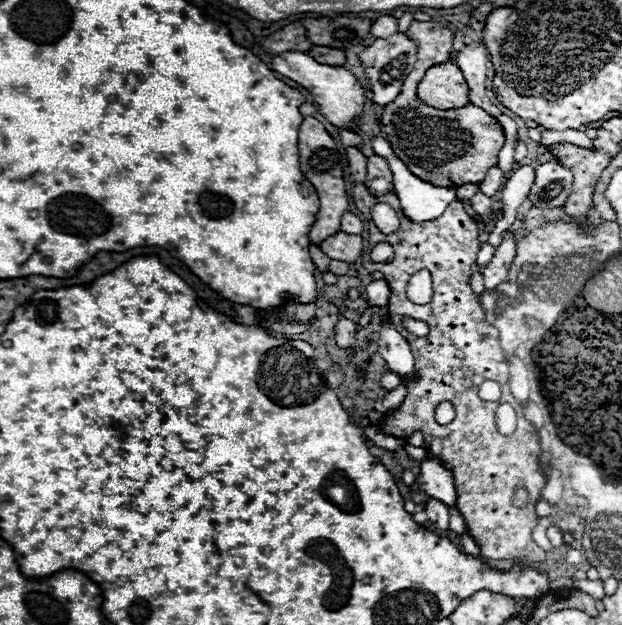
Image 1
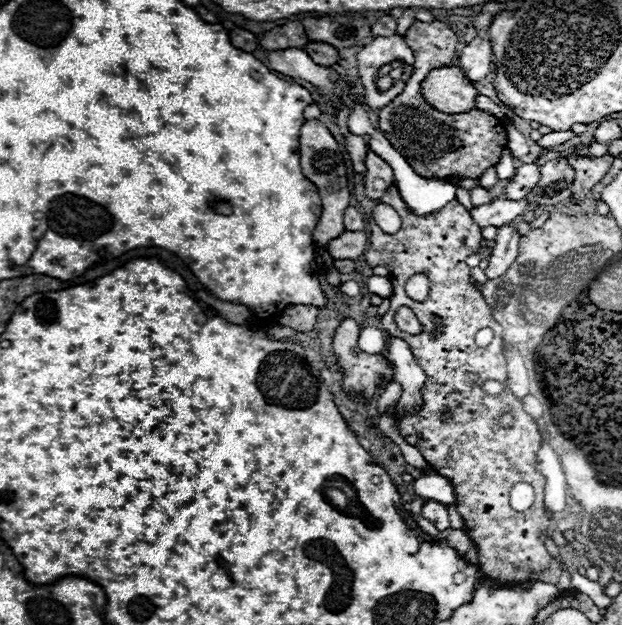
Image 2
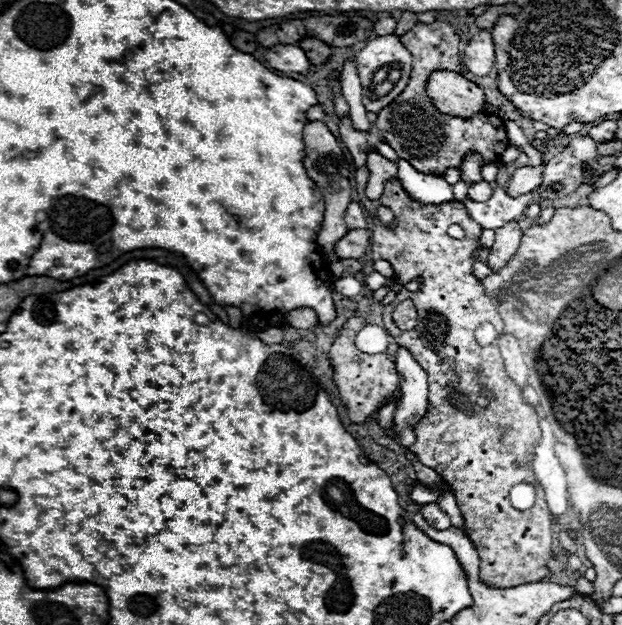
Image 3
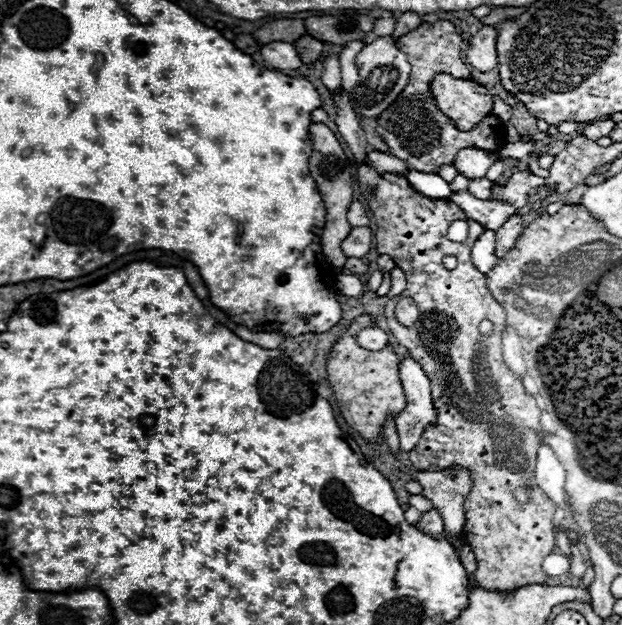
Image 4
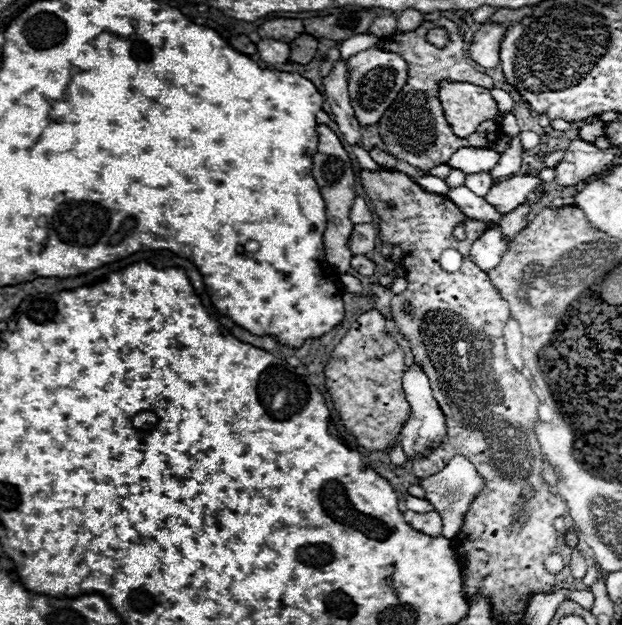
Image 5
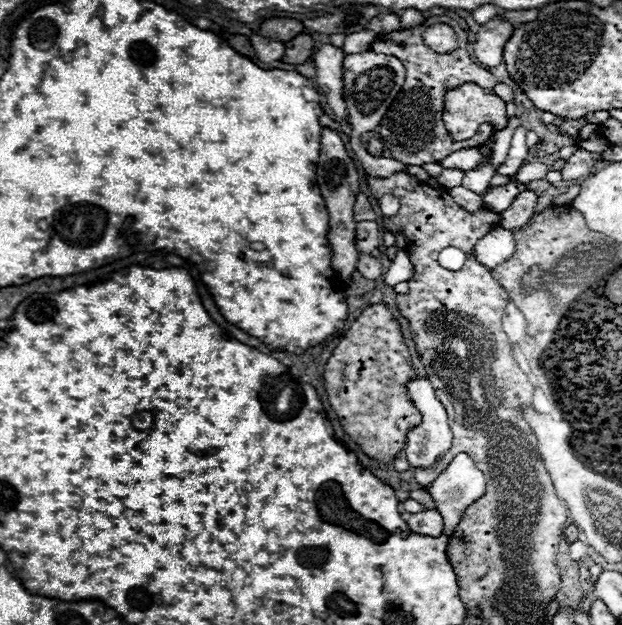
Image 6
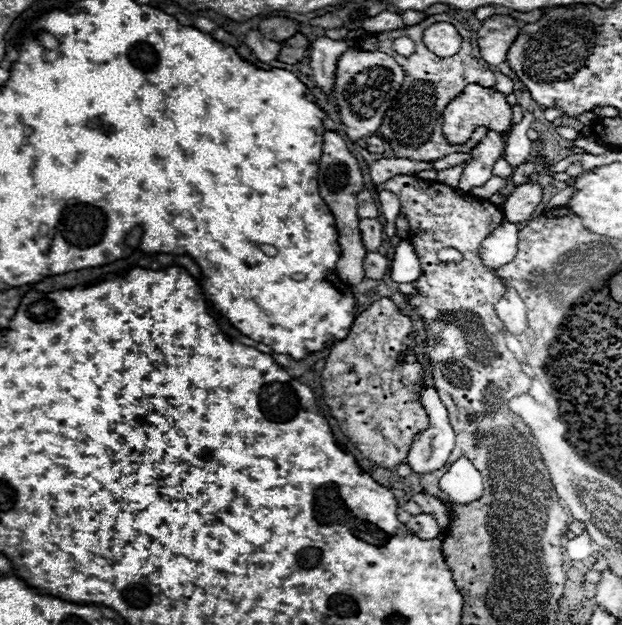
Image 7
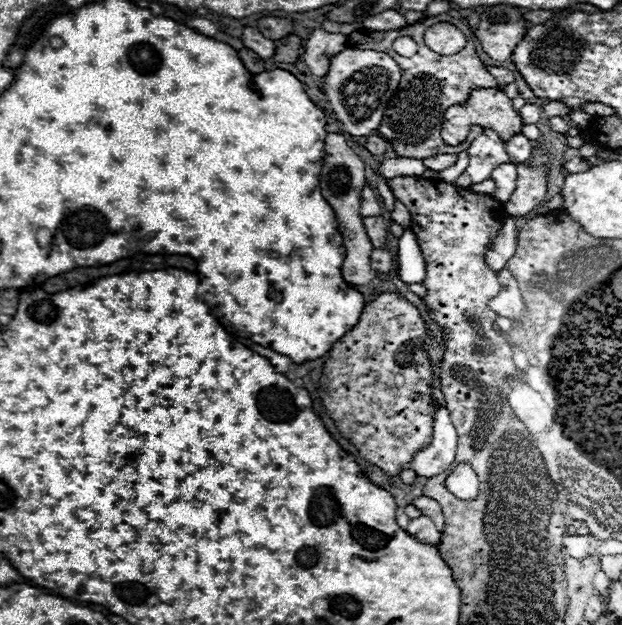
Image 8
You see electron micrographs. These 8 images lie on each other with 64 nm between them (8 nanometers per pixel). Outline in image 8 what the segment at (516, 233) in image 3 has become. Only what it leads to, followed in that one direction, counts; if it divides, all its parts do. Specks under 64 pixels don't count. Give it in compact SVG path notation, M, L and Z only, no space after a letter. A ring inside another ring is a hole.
M516 166L518 180L516 180L516 190L512 192L510 200L504 204L504 210L508 216L524 216L532 212L546 196L546 168L544 166Z

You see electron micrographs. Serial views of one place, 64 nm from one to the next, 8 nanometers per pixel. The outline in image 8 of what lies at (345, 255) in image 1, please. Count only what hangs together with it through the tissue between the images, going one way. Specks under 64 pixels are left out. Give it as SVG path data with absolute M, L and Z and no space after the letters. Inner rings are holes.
M368 216L368 218L364 218L364 226L366 226L366 232L372 240L372 246L382 248L386 242L386 236L388 236L384 216Z

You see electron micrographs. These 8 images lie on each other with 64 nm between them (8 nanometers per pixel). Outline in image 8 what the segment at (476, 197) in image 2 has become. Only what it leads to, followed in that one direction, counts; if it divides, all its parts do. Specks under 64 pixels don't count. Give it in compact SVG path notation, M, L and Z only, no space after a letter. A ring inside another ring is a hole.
M484 130L468 148L470 164L466 172L456 180L456 186L468 188L472 184L484 182L490 178L490 172L500 164L511 163L510 156L506 154L504 140L494 130Z

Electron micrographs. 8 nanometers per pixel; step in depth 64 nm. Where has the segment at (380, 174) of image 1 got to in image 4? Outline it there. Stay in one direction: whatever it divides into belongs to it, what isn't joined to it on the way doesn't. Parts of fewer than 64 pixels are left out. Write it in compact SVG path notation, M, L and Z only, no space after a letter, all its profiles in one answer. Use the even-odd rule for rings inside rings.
M372 150L368 152L368 160L370 166L378 172L394 172L394 174L406 174L408 172L408 164L392 154L384 154L380 150Z

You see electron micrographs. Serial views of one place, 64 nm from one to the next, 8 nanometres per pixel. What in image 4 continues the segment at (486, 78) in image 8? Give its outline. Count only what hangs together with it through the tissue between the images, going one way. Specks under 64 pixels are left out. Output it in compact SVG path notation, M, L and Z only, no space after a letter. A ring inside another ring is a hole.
M438 20L434 24L422 22L416 30L396 38L396 46L408 56L408 62L412 66L410 80L402 94L392 102L388 110L384 110L378 116L378 128L376 132L382 136L382 140L388 144L390 154L396 158L402 158L408 162L412 170L418 172L436 172L444 164L452 164L454 156L462 148L478 148L478 150L488 150L496 152L504 142L504 124L498 118L492 118L492 122L480 122L474 130L470 132L460 132L452 124L452 120L440 112L436 106L436 100L432 96L430 84L436 74L454 74L456 78L462 80L472 80L472 70L462 58L462 38L456 32L456 26L448 20Z

